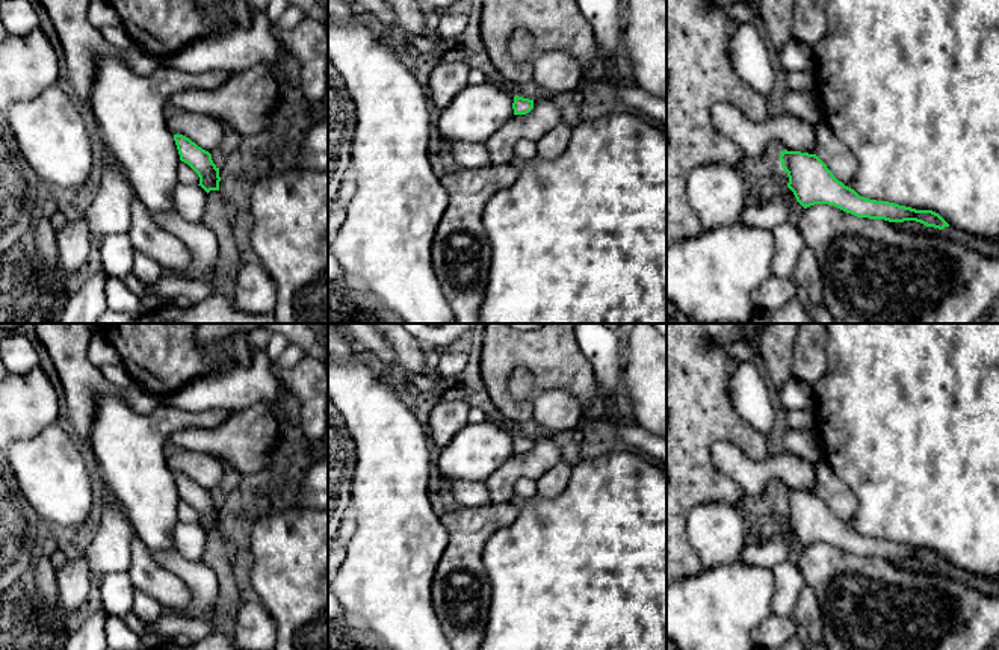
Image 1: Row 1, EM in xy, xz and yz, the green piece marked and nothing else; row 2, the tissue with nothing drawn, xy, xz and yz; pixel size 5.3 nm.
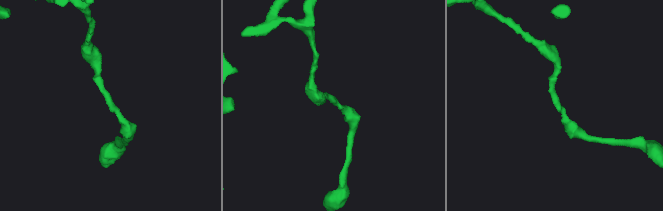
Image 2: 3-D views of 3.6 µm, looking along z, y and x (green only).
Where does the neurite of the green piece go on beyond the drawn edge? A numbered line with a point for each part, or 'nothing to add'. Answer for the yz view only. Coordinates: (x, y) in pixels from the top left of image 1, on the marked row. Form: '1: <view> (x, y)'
nothing to add

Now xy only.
nothing to add

